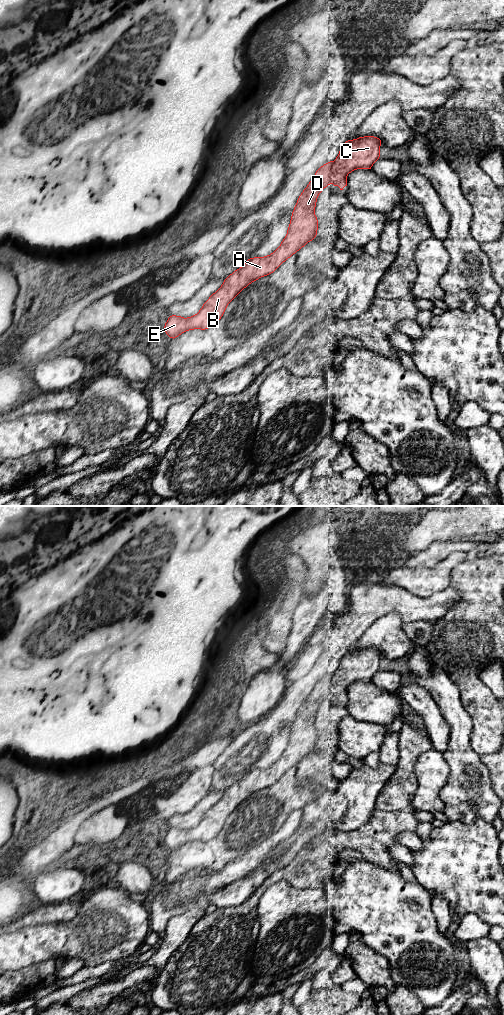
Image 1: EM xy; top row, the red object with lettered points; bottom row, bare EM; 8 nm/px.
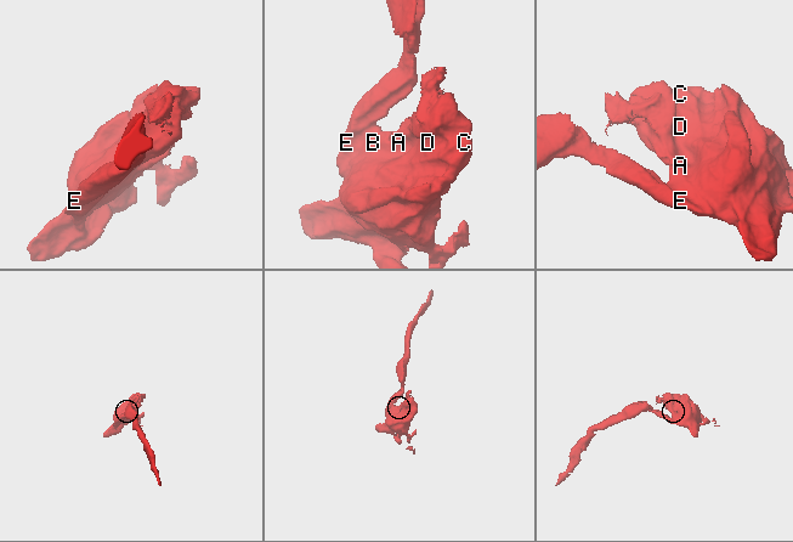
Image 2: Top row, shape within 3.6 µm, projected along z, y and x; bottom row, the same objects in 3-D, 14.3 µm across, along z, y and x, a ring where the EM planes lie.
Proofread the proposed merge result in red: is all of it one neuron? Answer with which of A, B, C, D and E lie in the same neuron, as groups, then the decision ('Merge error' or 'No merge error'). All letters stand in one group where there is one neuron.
Groups: A B C D E. No merge error

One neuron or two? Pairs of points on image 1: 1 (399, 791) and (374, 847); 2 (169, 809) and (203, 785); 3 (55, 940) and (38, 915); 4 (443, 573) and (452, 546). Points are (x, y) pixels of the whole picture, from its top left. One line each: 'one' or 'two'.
1: one
2: one
3: two
4: two

